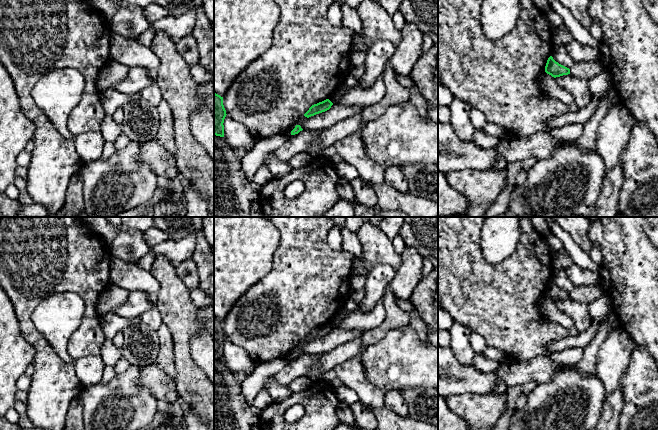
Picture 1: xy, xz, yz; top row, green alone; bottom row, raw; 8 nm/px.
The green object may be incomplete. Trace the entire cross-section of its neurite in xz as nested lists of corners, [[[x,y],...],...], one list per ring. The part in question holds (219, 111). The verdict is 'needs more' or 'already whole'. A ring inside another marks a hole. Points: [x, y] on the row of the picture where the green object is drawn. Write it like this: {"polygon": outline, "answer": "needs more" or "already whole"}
{"polygon": [[[214,93],[214,135],[224,137],[223,123],[226,115],[223,97]]], "answer": "already whole"}

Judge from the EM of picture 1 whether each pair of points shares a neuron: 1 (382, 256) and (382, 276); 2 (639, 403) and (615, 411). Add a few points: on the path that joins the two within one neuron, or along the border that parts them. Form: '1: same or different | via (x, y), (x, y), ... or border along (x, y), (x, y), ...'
1: different | border along (374, 265), (390, 265), (395, 270)
2: different | border along (619, 386), (623, 398), (623, 409), (620, 419)

